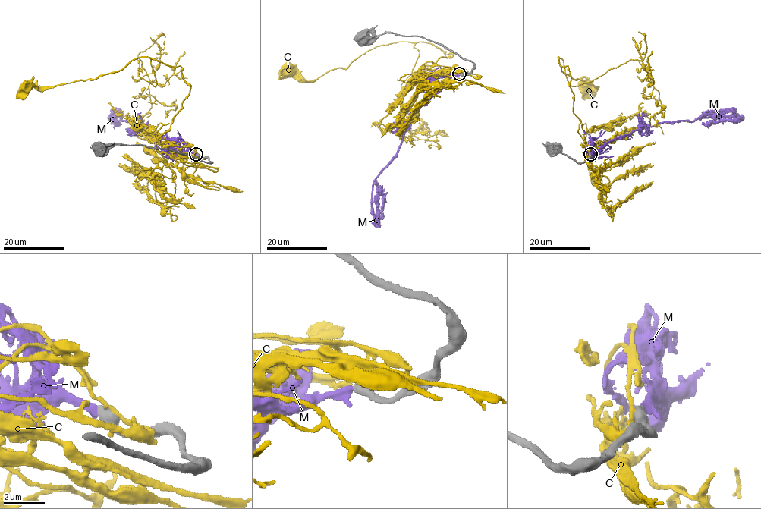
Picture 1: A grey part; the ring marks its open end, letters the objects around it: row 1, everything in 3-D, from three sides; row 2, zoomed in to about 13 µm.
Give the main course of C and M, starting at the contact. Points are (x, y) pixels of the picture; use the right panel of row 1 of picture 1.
C: (589, 155), (573, 111), (568, 67), (558, 58), (563, 72), (599, 86), (586, 86)
M: (590, 154), (635, 130), (661, 122), (693, 120), (711, 116), (734, 117), (732, 120), (710, 120), (702, 124)

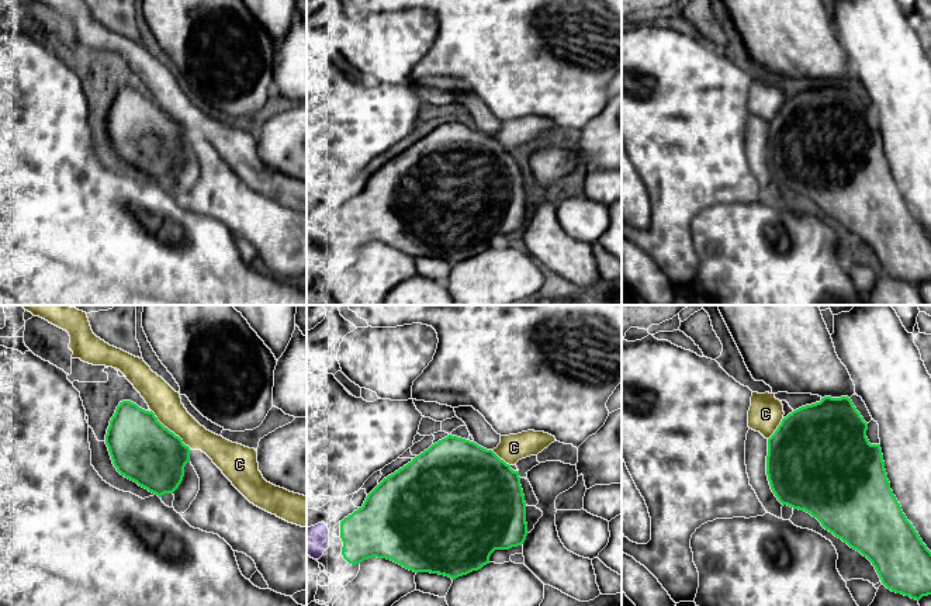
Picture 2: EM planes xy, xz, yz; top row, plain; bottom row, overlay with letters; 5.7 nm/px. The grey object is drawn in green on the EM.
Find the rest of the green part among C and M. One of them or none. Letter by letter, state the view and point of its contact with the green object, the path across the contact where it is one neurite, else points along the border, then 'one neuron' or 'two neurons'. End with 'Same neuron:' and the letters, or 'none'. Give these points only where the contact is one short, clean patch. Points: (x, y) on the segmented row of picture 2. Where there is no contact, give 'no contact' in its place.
C: meets green in xy at (168, 429); border along xy (151, 409), (165, 426), (190, 447); two neurons
M: no contact; one neuron
Same neuron: M

